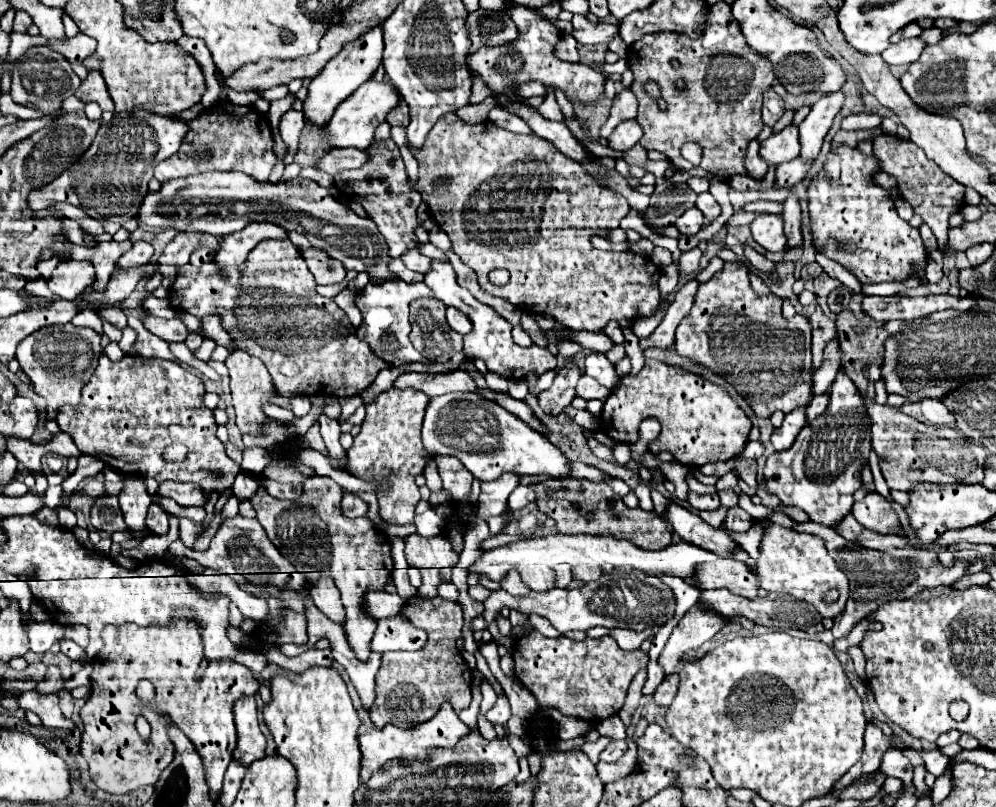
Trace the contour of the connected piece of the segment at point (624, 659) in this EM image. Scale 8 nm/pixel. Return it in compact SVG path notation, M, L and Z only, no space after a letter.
M536 630L530 634L522 634L518 638L512 656L516 662L516 672L514 672L516 678L536 696L536 700L542 706L556 706L562 714L576 716L586 722L600 722L608 716L614 716L624 704L624 698L626 698L632 678L636 676L636 672L640 668L646 668L646 664L648 664L646 652L642 652L640 648L632 650L632 652L620 650L616 640L610 636L602 636L602 638L594 638L594 640L586 638L586 640L578 642L578 640L570 640L566 636L546 638Z

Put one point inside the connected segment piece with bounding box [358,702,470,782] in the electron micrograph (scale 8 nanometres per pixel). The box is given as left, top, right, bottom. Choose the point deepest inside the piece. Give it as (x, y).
(379, 746)

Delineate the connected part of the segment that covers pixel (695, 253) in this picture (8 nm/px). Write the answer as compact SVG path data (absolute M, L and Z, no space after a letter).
M698 246L688 250L688 252L684 252L680 256L680 274L694 274L694 272L698 272L700 258L702 258L702 250Z

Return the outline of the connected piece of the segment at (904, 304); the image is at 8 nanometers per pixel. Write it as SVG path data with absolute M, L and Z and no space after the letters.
M940 294L940 296L864 296L862 308L868 316L872 316L878 322L888 322L888 320L914 320L914 318L926 318L934 312L940 310L970 310L974 308L976 302L972 296L950 296L950 294Z

